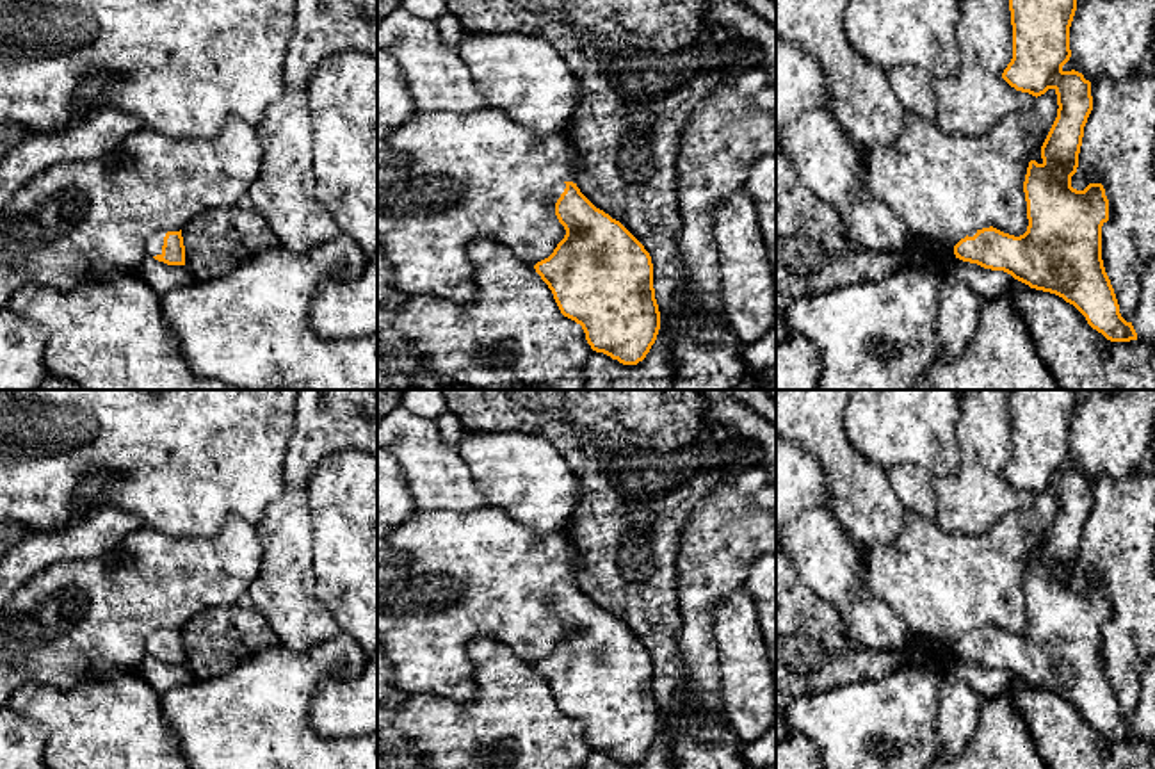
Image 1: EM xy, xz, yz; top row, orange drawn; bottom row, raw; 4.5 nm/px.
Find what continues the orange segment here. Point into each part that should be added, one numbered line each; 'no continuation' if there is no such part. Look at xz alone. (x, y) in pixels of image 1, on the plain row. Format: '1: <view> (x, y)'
1: xz (557, 588)

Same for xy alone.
1: xy (153, 643)

